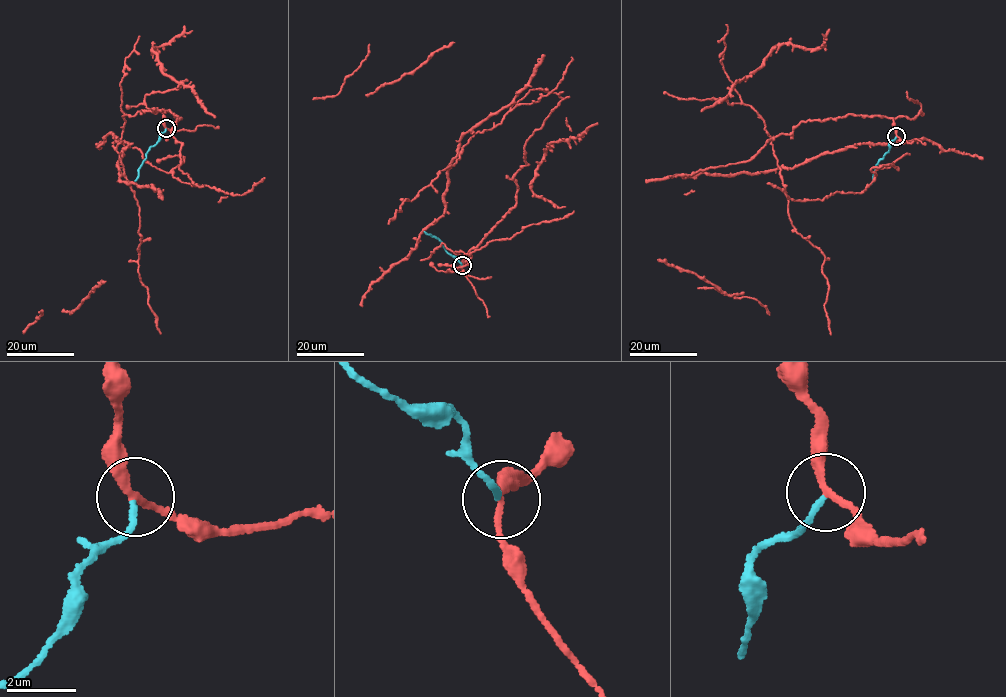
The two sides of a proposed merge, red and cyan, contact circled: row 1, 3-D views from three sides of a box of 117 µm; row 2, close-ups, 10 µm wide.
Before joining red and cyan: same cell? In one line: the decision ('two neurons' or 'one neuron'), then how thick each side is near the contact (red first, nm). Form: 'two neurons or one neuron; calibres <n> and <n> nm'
two neurons; calibres 200 and 160 nm

